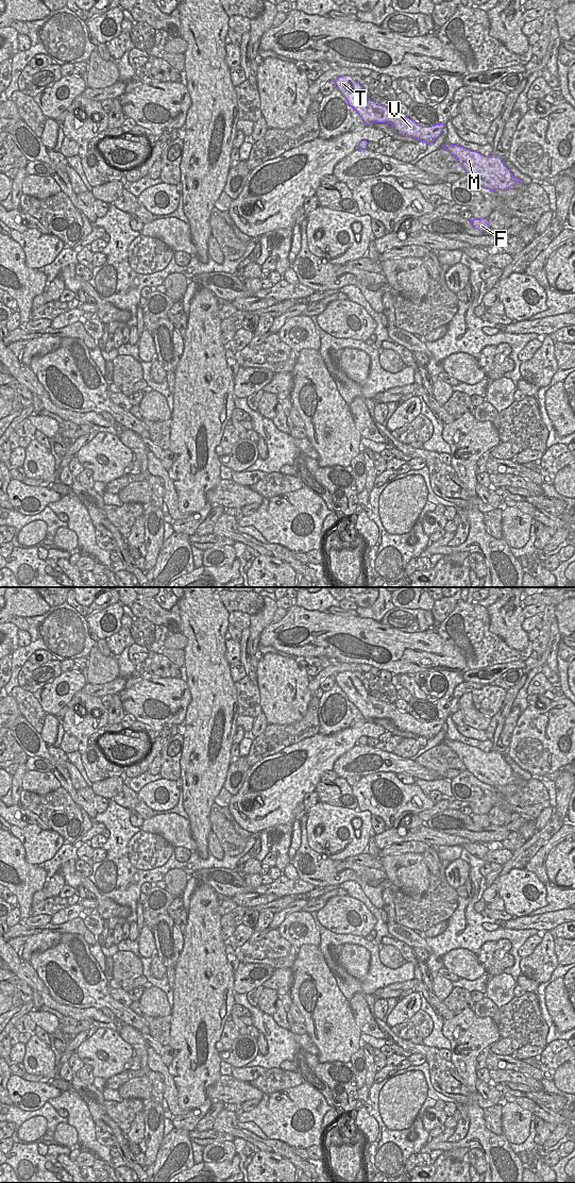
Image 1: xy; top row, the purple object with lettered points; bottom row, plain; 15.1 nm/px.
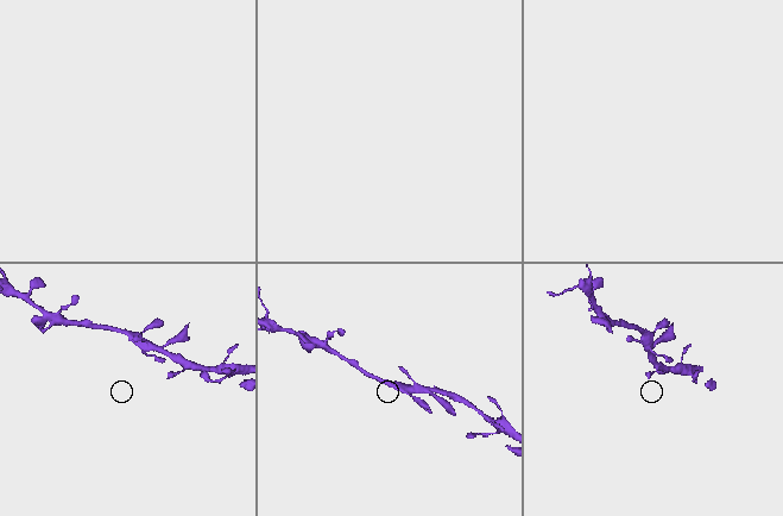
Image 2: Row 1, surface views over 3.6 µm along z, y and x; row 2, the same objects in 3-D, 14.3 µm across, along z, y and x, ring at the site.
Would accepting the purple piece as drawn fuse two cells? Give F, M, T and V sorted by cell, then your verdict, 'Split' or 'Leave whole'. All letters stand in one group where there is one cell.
Groups: F M T V. Leave whole

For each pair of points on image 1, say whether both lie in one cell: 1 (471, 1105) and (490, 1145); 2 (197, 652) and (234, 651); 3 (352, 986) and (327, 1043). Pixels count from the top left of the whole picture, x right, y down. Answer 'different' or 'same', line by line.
1: same
2: different
3: different

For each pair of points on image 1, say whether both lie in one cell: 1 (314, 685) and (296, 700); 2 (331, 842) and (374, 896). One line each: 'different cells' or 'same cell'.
1: different cells
2: different cells

